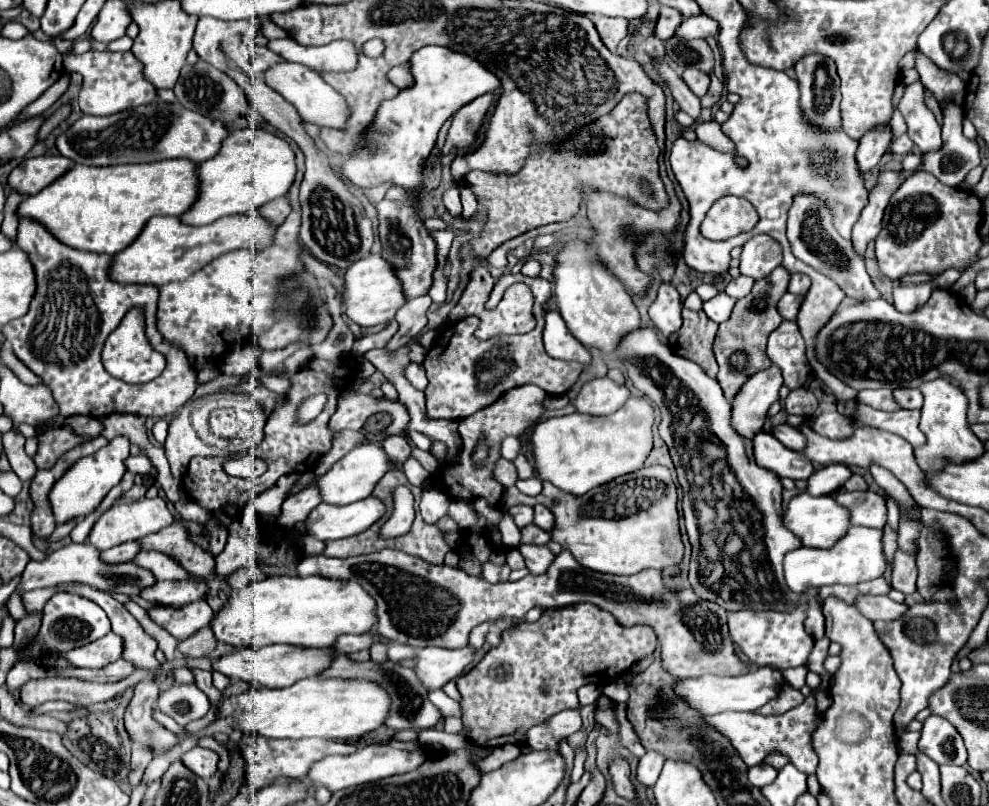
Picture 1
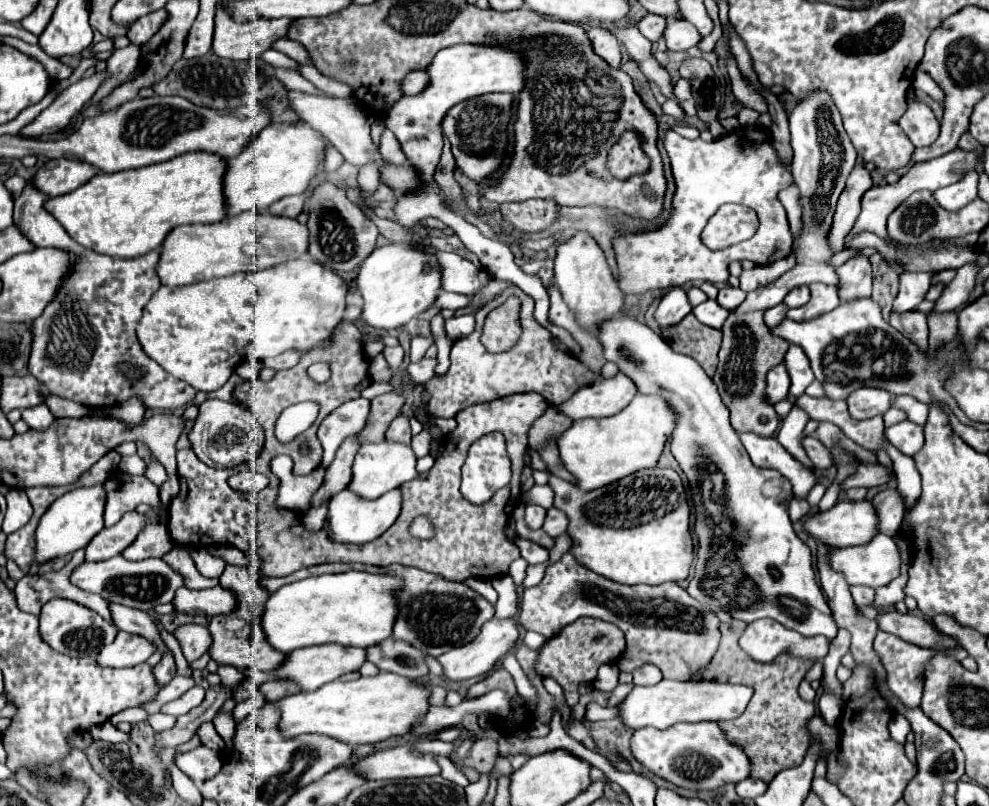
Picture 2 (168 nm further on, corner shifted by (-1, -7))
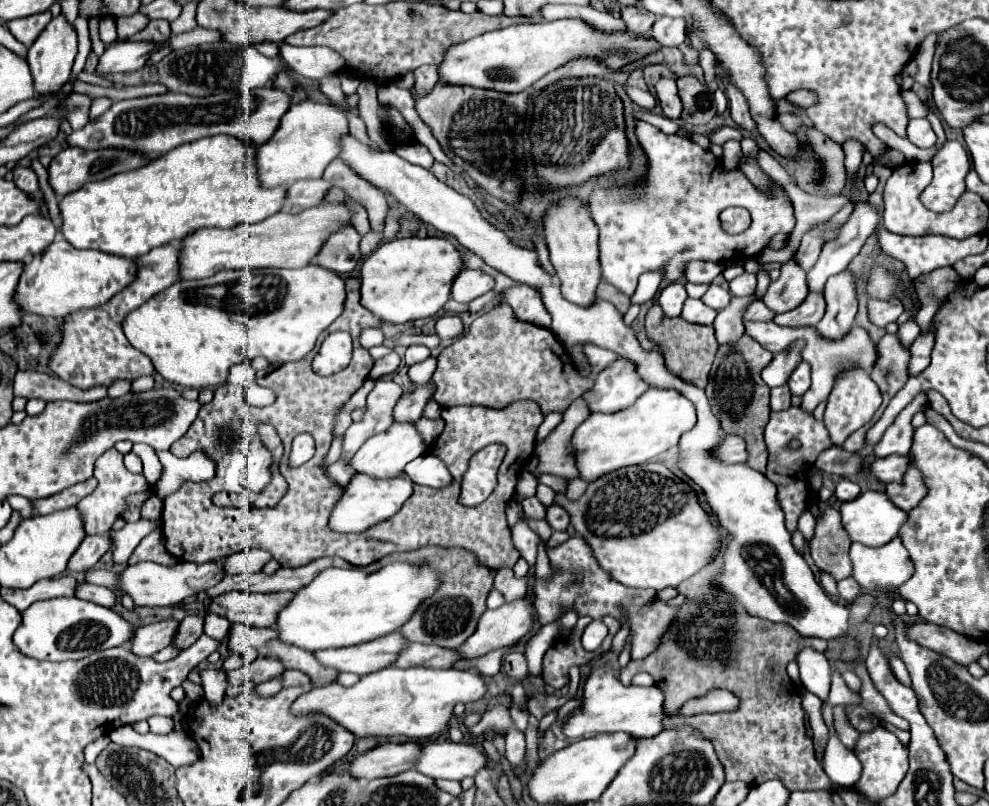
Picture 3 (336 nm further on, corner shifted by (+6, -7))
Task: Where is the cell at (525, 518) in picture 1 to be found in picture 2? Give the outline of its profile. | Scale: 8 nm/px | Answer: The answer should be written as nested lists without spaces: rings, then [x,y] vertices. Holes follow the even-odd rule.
[[[527,506],[525,510],[525,522],[531,530],[539,530],[543,526],[543,520],[545,520],[545,508],[541,506]]]

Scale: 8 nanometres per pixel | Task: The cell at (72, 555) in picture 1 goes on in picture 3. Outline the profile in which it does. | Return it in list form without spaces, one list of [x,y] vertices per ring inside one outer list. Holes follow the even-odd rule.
[[[180,560],[174,566],[160,566],[154,562],[140,562],[136,566],[126,566],[120,574],[108,572],[108,570],[94,570],[86,572],[86,580],[92,584],[100,584],[106,588],[120,588],[120,592],[128,592],[134,598],[136,606],[174,606],[180,604],[184,598],[204,592],[212,586],[216,586],[224,578],[224,568],[220,562],[184,562]]]

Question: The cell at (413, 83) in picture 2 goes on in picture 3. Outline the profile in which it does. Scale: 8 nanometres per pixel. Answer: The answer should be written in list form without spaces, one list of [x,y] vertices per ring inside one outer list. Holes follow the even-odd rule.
[[[420,66],[414,70],[416,74],[416,84],[414,90],[418,94],[426,94],[428,90],[432,90],[432,86],[438,82],[438,66]]]

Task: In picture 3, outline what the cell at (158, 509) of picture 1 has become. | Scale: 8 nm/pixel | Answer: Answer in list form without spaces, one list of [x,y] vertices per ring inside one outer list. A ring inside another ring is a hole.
[[[86,536],[84,542],[80,542],[76,554],[72,554],[72,558],[68,562],[68,570],[72,570],[72,572],[90,570],[104,556],[106,550],[110,550],[108,536]]]

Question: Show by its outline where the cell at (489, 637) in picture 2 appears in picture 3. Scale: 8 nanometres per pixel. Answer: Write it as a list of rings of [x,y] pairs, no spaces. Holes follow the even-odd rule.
[[[522,596],[522,598],[508,602],[496,610],[486,610],[478,622],[476,632],[458,648],[458,652],[464,660],[470,660],[470,658],[478,658],[478,656],[488,654],[490,650],[496,650],[502,646],[512,646],[512,644],[520,642],[532,630],[534,622],[536,622],[536,616],[534,616],[532,596]]]

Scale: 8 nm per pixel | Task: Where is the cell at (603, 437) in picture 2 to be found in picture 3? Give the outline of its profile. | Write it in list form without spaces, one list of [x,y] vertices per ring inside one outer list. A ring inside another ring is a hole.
[[[648,388],[630,408],[602,414],[594,412],[588,420],[576,428],[572,446],[576,448],[576,468],[580,478],[592,482],[602,474],[614,472],[622,466],[644,464],[658,454],[670,450],[678,444],[680,436],[692,430],[696,424],[696,410],[694,404],[684,398],[678,390],[672,388]]]

